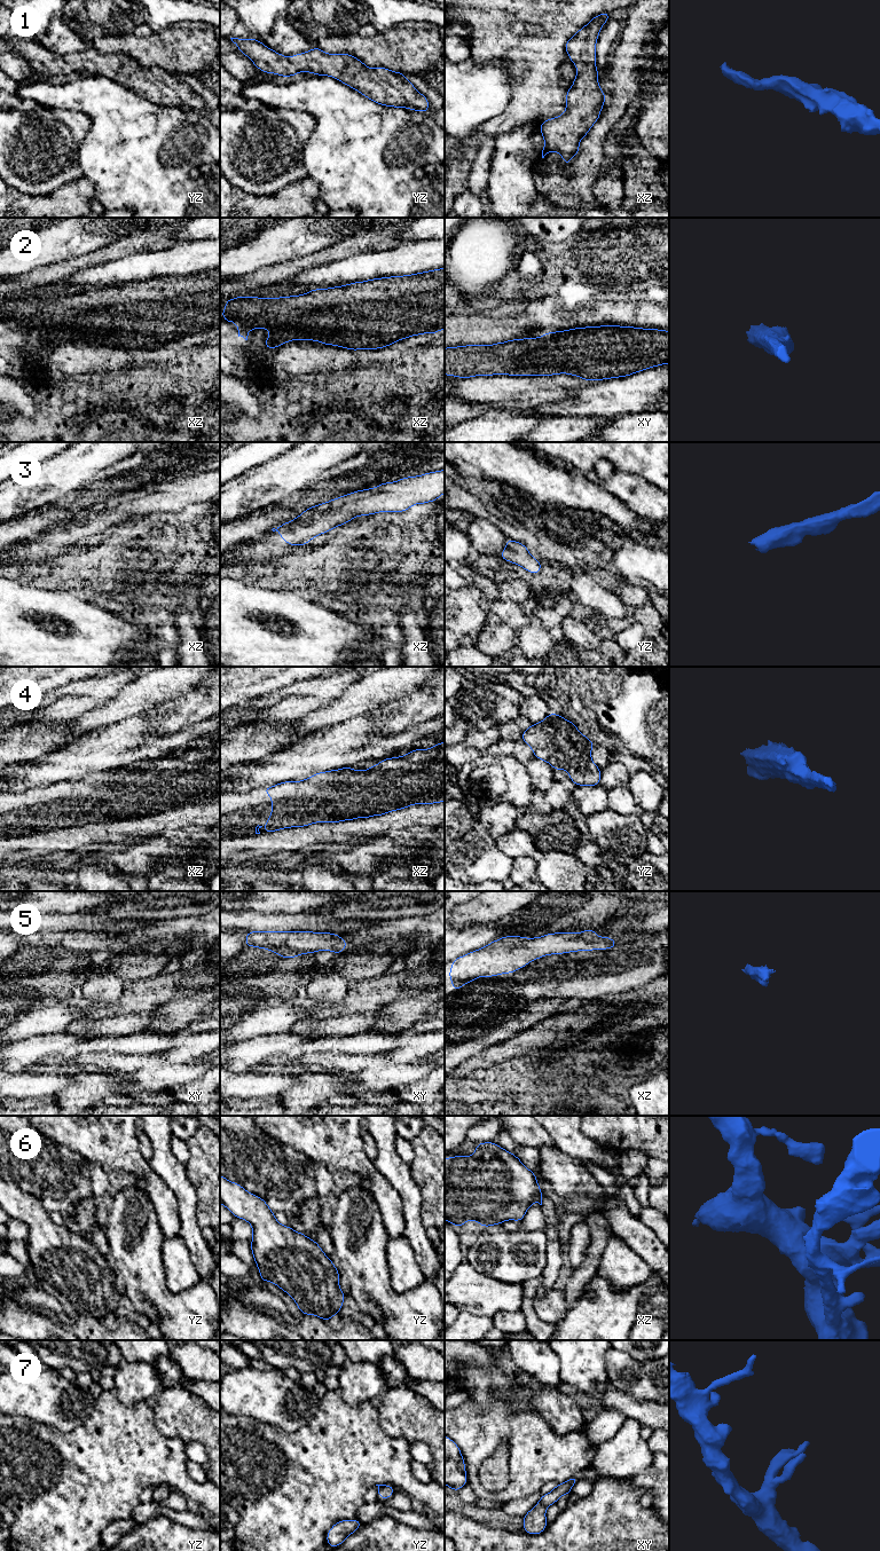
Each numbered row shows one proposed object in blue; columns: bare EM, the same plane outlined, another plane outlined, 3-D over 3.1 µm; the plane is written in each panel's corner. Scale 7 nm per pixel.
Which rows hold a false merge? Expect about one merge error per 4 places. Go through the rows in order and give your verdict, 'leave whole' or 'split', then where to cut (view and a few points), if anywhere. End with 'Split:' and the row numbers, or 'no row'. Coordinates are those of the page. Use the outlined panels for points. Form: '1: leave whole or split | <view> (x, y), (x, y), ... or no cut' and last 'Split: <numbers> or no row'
1: leave whole | no cut
2: leave whole | no cut
3: leave whole | no cut
4: leave whole | no cut
5: leave whole | no cut
6: leave whole | no cut
7: leave whole | no cut
Split: no row

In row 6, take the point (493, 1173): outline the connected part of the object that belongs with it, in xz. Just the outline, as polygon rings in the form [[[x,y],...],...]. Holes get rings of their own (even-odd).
[[[495,1142],[477,1144],[473,1156],[445,1158],[445,1220],[457,1228],[469,1220],[478,1221],[481,1227],[501,1225],[508,1220],[520,1222],[534,1202],[542,1205],[542,1194],[535,1173],[527,1168],[516,1155]]]

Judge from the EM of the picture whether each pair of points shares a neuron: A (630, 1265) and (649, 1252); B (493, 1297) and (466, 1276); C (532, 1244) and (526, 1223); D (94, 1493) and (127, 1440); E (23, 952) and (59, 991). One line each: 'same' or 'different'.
A: different
B: same
C: different
D: same
E: same

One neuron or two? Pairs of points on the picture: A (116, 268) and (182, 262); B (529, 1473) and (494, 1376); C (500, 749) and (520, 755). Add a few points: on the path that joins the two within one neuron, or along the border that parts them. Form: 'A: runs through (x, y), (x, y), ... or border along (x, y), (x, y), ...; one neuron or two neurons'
A: runs through (132, 268), (166, 262); one neuron
B: border along (474, 1401), (513, 1391), (513, 1408), (524, 1410); two neurons
C: runs through (504, 749), (516, 750); one neuron

